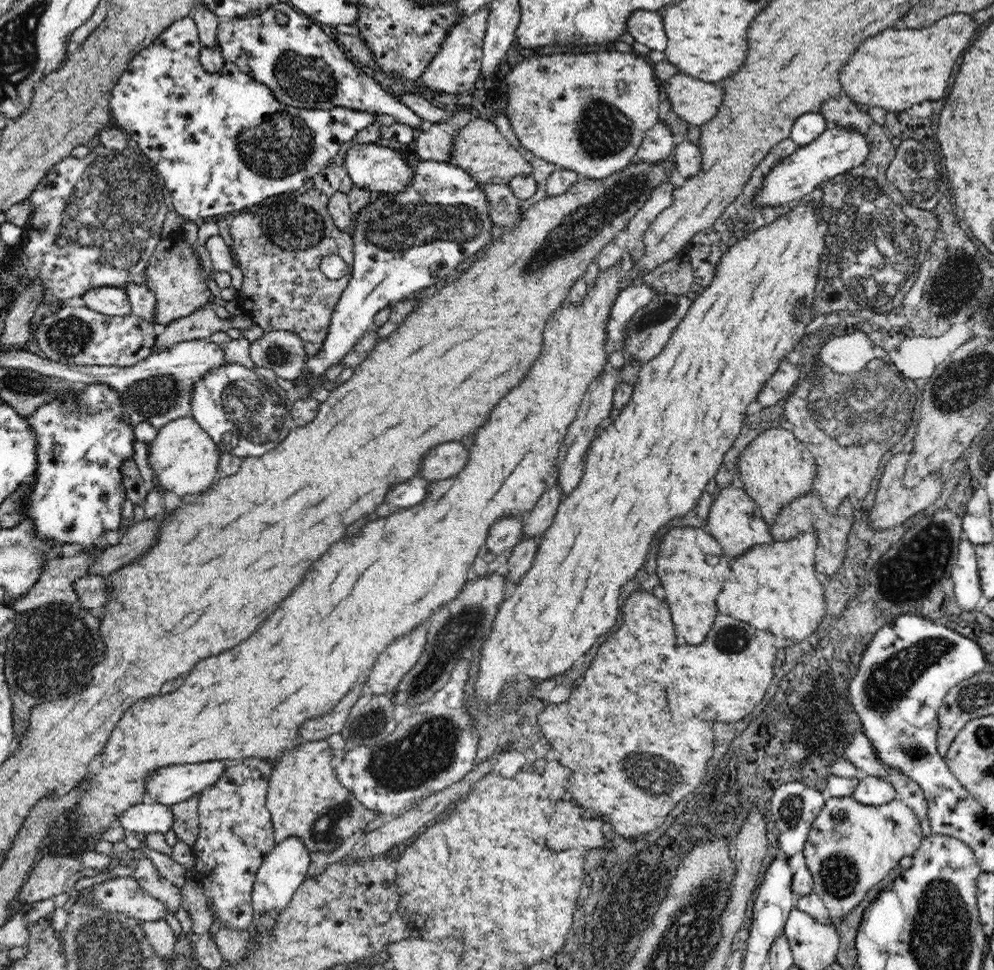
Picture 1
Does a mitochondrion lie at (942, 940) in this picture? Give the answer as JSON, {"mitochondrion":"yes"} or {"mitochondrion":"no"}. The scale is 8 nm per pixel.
{"mitochondrion":"yes"}

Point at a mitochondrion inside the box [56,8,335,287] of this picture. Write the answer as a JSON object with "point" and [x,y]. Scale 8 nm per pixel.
{"point":[109,209]}

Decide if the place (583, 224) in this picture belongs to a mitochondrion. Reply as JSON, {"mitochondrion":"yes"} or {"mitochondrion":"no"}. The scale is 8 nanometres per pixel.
{"mitochondrion":"yes"}

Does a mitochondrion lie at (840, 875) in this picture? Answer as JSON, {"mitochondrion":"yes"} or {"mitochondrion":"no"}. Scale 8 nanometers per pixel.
{"mitochondrion":"yes"}

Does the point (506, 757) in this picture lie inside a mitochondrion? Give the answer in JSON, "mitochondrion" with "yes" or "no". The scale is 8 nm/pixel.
{"mitochondrion":"no"}

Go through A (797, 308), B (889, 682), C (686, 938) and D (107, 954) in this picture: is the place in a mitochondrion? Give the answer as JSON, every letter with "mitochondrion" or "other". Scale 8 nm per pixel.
{"A":"mitochondrion","B":"mitochondrion","C":"mitochondrion","D":"mitochondrion"}

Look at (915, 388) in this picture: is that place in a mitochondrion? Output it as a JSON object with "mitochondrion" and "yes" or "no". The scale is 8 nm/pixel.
{"mitochondrion":"yes"}

